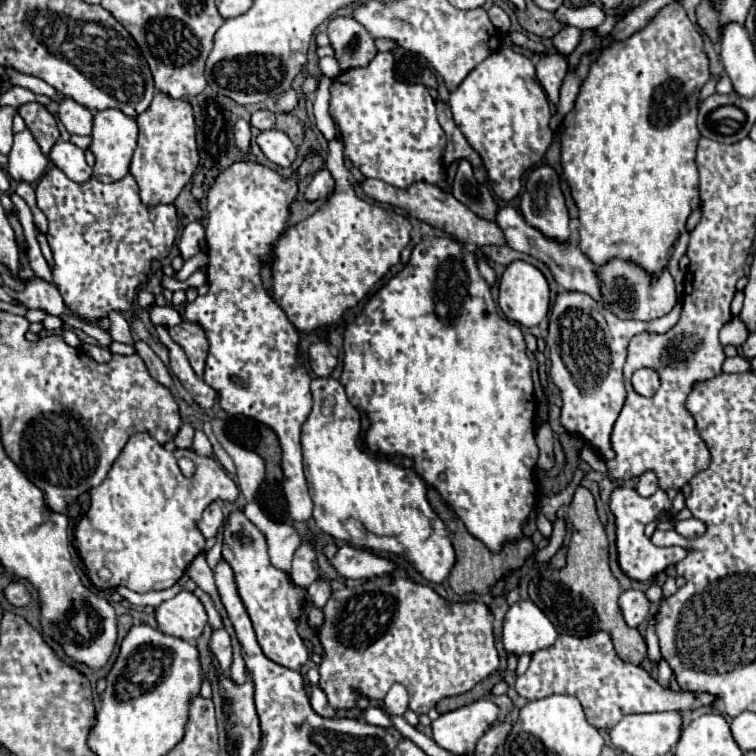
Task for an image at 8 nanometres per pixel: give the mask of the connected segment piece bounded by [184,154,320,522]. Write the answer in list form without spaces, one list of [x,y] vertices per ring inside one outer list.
[[[312,154],[300,166],[294,178],[282,178],[274,170],[240,160],[220,174],[208,194],[208,294],[186,304],[184,320],[196,322],[206,330],[210,350],[202,380],[212,386],[220,396],[220,406],[228,414],[242,414],[270,426],[282,446],[282,470],[284,470],[284,494],[288,500],[288,512],[292,520],[306,522],[312,516],[312,498],[308,494],[306,476],[302,472],[302,450],[300,450],[300,428],[306,422],[312,408],[310,376],[298,354],[298,332],[282,312],[282,308],[266,294],[260,280],[260,262],[268,258],[270,244],[280,238],[288,222],[288,206],[298,194],[296,180],[318,170],[320,156]]]

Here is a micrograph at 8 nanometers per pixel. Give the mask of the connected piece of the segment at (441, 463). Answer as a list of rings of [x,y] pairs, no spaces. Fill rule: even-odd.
[[[424,238],[420,244],[414,246],[410,262],[406,268],[390,278],[384,288],[370,298],[360,316],[344,328],[344,366],[340,382],[346,390],[350,404],[362,412],[366,412],[370,420],[370,428],[364,434],[364,444],[370,452],[378,456],[408,456],[412,458],[414,472],[432,488],[440,492],[440,496],[452,506],[456,516],[464,522],[466,530],[478,538],[490,552],[502,552],[508,542],[514,542],[522,536],[522,528],[528,522],[532,508],[538,504],[538,490],[534,482],[534,466],[538,460],[538,446],[534,440],[534,386],[532,386],[531,360],[526,356],[524,334],[520,326],[500,318],[496,312],[496,304],[490,294],[490,286],[480,276],[476,266],[476,256],[468,248],[460,246],[450,238]],[[440,474],[446,474],[446,480],[440,480]]]

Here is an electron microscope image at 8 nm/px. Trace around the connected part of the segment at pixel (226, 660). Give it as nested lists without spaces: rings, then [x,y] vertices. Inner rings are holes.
[[[218,628],[210,636],[210,652],[218,660],[220,668],[230,668],[232,664],[232,648],[230,648],[230,636],[224,628]]]

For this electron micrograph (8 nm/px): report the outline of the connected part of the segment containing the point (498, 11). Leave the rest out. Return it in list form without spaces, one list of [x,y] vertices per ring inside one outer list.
[[[492,6],[492,8],[488,10],[488,18],[490,18],[490,22],[492,22],[502,34],[508,32],[508,28],[510,28],[510,18],[506,16],[506,12],[504,12],[500,6]]]

